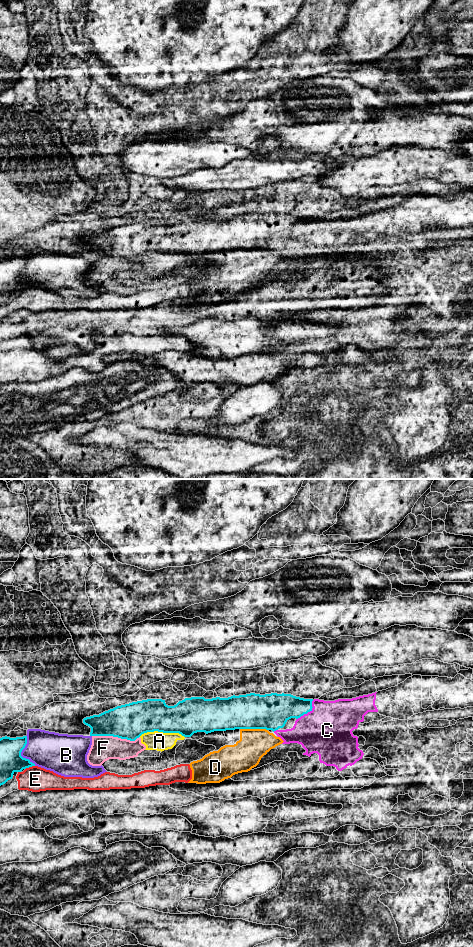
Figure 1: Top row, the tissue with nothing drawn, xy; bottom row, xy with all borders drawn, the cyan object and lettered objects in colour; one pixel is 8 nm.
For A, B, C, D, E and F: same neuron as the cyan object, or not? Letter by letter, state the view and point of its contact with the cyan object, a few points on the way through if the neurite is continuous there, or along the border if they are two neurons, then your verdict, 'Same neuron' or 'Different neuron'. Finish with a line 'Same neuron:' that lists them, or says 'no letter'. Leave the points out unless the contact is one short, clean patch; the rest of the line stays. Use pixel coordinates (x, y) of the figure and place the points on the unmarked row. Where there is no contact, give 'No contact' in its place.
A: Touches cyan at xy (162, 251). Boundary: xy (139, 256), (147, 252), (162, 251), (178, 252), (184, 257). Different neuron
B: Touches cyan at xy (21, 271). Different neuron
C: Touches cyan at xy (308, 231). Path across: xy (277, 228), (300, 228), (308, 231), (327, 250). Same neuron
D: Touches cyan at xy (254, 248). Boundary: xy (240, 248), (265, 248), (267, 250). Different neuron
E: Touches cyan at xy (29, 286). Different neuron
F: Touches cyan at xy (116, 256). Boundary: xy (92, 255), (112, 255), (130, 260), (135, 260), (139, 257). Different neuron
Same neuron: C

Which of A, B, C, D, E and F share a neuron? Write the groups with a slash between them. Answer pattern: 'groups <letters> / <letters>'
groups A F / B / C / D / E

